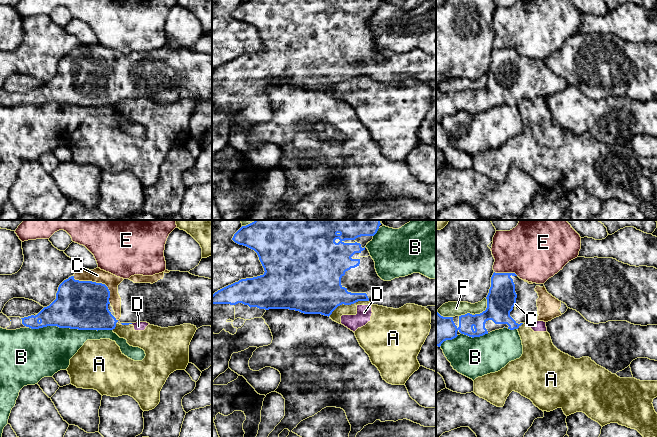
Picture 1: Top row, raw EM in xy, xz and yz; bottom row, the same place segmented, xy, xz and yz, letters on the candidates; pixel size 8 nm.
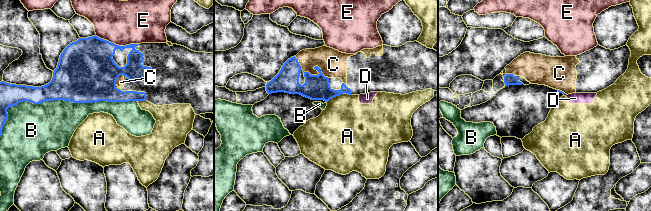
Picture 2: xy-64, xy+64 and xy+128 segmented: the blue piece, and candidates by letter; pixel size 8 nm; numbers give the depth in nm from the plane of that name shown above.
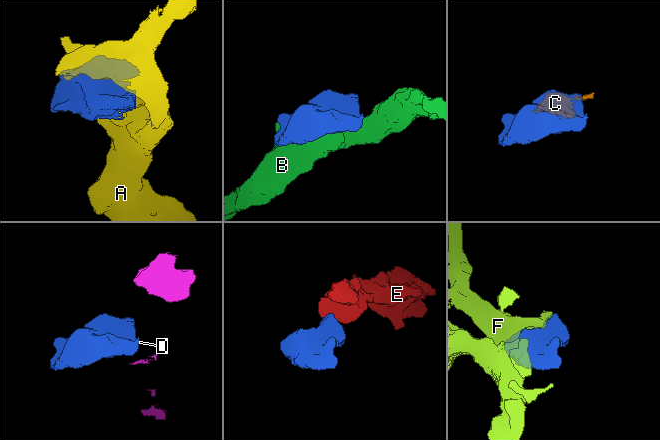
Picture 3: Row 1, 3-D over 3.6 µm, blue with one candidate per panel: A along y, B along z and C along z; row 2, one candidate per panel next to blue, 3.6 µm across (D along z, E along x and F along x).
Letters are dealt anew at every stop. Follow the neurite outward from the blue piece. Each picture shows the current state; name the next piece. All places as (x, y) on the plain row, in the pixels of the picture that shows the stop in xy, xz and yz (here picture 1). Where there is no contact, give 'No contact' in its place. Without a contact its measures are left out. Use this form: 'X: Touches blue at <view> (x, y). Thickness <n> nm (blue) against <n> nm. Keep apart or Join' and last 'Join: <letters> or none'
A: Touches blue at xz (348, 80). Thickness 360 nm (blue) against 100 nm. Keep apart
B: Touches blue at xy (71, 104). Thickness 400 nm (blue) against 360 nm. Keep apart
C: Touches blue at xy (97, 59). Thickness 400 nm (blue) against 120 nm. Join
D: Touches blue at xy (130, 99). Thickness 20 nm (blue) against 20 nm. Keep apart
E: Touches blue at yz (506, 49). Thickness 240 nm (blue) against 420 nm. Keep apart
F: Touches blue at yz (486, 85). Thickness 240 nm (blue) against 110 nm. Keep apart
Join: C

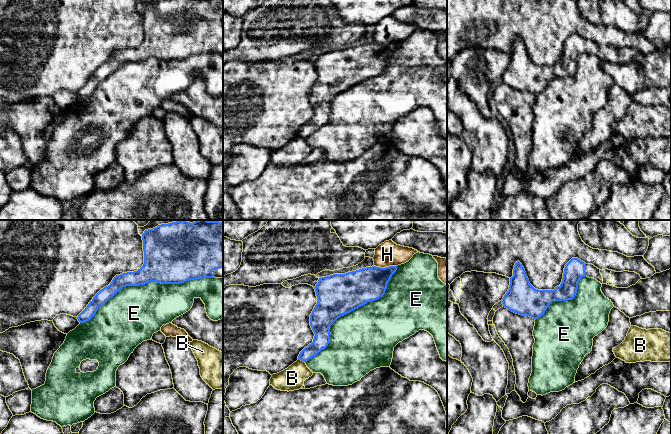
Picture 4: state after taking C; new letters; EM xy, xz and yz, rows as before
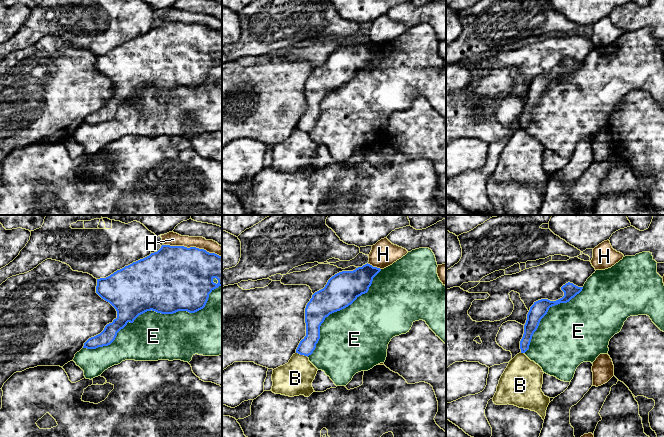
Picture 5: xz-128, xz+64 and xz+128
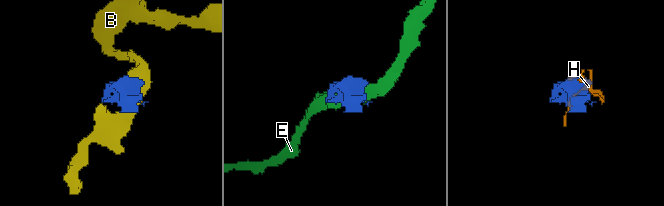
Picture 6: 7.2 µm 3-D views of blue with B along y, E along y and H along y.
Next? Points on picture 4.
B: Touches blue at xz (302, 136). Thickness 130 nm (blue) against 190 nm. Keep apart
E: Touches blue at xy (146, 59). Thickness 380 nm (blue) against 440 nm. Keep apart
H: Touches blue at xz (385, 43). Thickness 280 nm (blue) against 190 nm. Keep apart
Join: none

